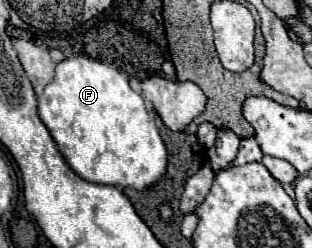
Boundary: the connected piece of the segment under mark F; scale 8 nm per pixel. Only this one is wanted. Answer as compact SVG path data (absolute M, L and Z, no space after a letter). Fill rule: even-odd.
M84 53L59 62L55 78L39 96L39 118L51 132L73 172L89 182L145 190L165 174L167 150L159 130L151 120L143 98L129 86L125 73L112 64L99 62Z

